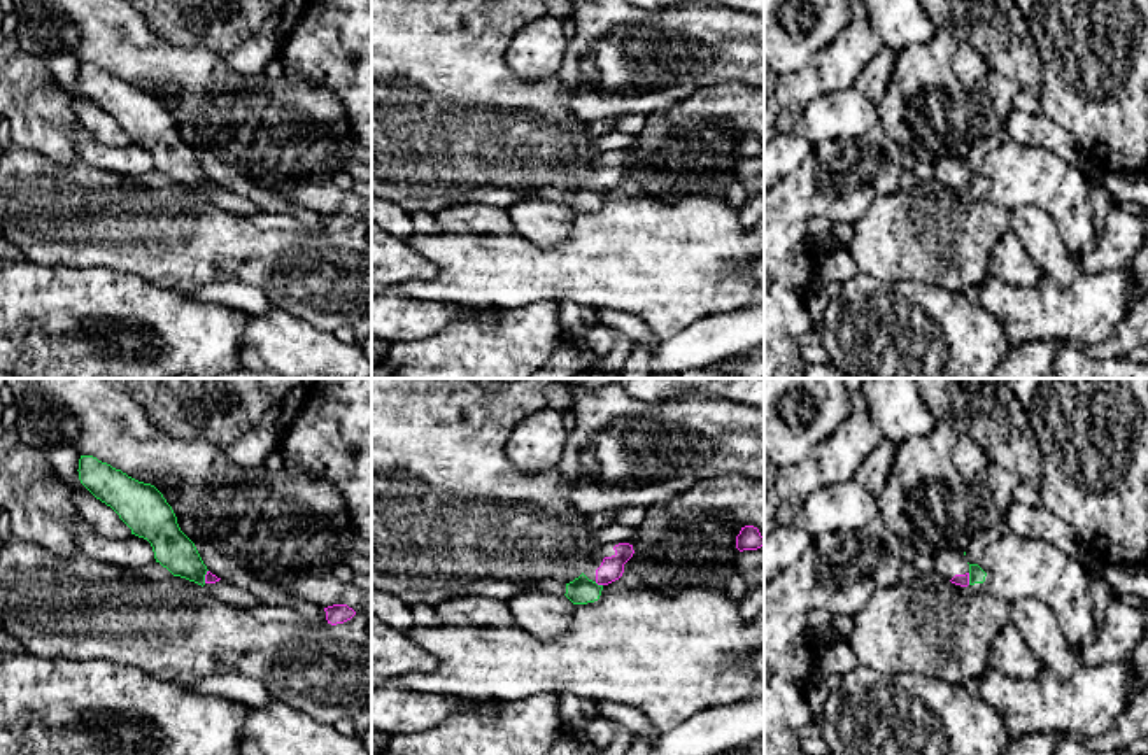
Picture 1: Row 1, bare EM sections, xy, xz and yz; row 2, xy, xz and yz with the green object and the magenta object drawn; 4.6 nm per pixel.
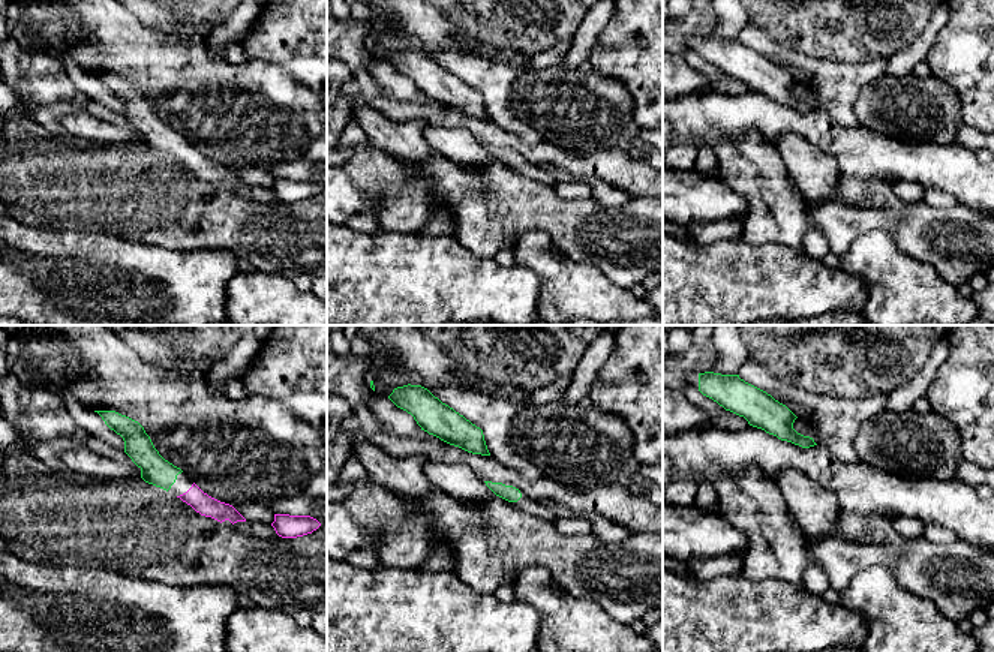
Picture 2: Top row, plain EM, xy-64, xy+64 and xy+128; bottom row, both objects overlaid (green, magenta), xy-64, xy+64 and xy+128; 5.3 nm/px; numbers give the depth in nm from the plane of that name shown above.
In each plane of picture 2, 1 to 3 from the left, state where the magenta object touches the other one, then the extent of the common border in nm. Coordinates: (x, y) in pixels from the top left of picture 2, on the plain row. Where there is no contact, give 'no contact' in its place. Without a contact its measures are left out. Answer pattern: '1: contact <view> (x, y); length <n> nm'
1: no contact
2: no contact
3: no contact

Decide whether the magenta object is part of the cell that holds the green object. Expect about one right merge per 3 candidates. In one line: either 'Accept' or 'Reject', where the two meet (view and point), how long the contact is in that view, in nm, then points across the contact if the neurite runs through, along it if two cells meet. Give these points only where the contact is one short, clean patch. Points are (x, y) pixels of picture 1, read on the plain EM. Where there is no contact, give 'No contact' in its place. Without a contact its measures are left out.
Accept. Touches green at yz (970, 186). Shared border 60 nm. Path across: yz (977, 183), (970, 186), (963, 188)

